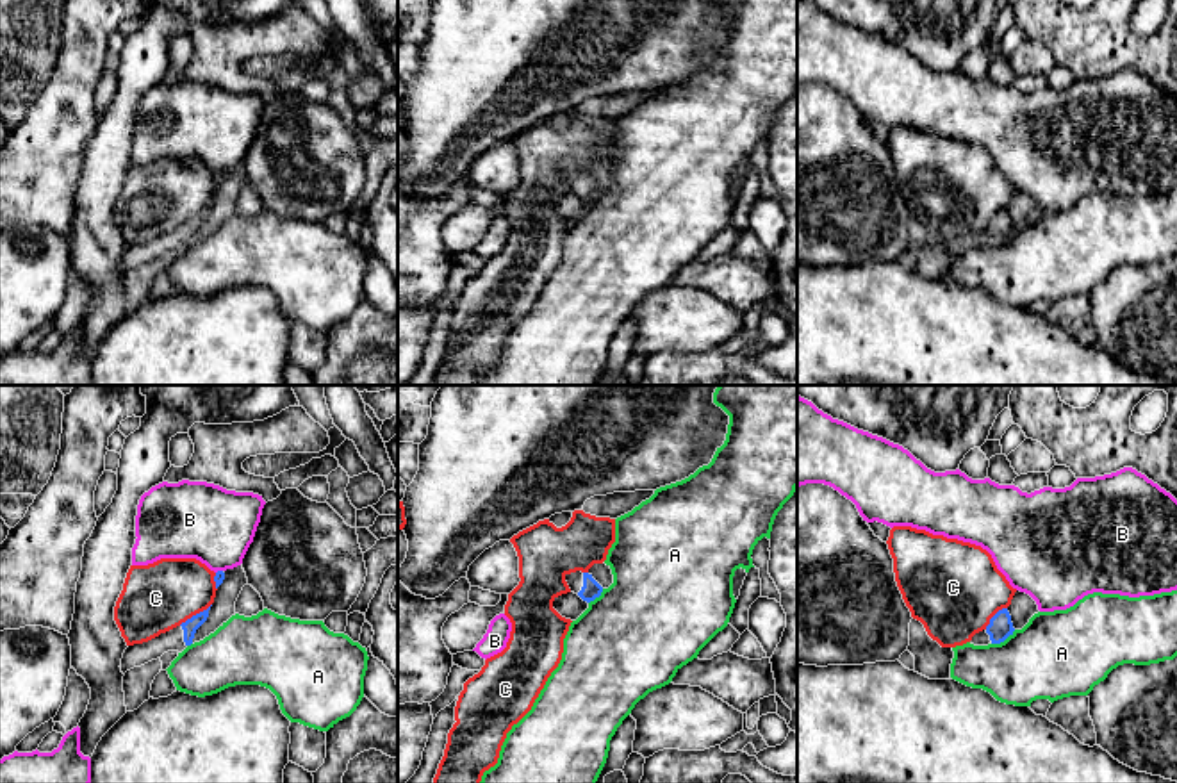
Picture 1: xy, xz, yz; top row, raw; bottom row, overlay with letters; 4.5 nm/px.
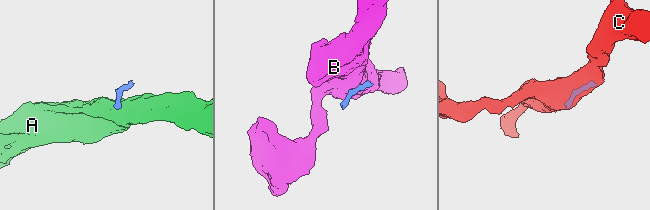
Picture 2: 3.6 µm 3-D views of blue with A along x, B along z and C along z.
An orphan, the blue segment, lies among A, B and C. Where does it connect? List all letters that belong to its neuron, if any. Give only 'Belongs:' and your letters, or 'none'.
Belongs: none

